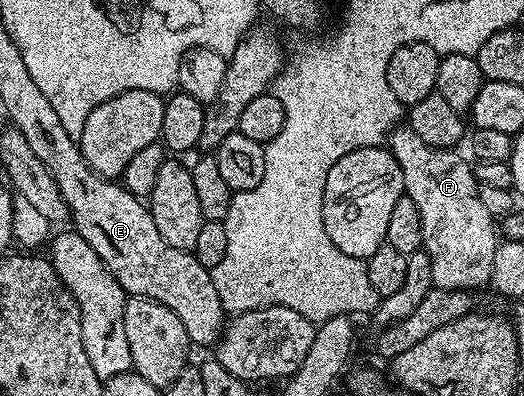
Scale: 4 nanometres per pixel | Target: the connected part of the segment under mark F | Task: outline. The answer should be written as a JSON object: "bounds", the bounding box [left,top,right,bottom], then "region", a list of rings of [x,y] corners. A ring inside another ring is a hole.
{"bounds":[387,128,499,292],"region":[[[408,128],[394,129],[387,139],[387,149],[393,153],[403,172],[405,194],[411,200],[415,200],[415,208],[419,208],[419,218],[423,220],[421,245],[429,253],[434,287],[439,290],[470,292],[476,291],[476,286],[484,287],[491,276],[491,264],[495,260],[499,230],[498,227],[497,230],[493,227],[496,225],[491,212],[487,212],[487,207],[479,200],[479,183],[474,167],[468,166],[457,155],[456,149],[431,148],[423,144],[423,140],[419,140],[419,136],[415,136],[415,132]]]}

